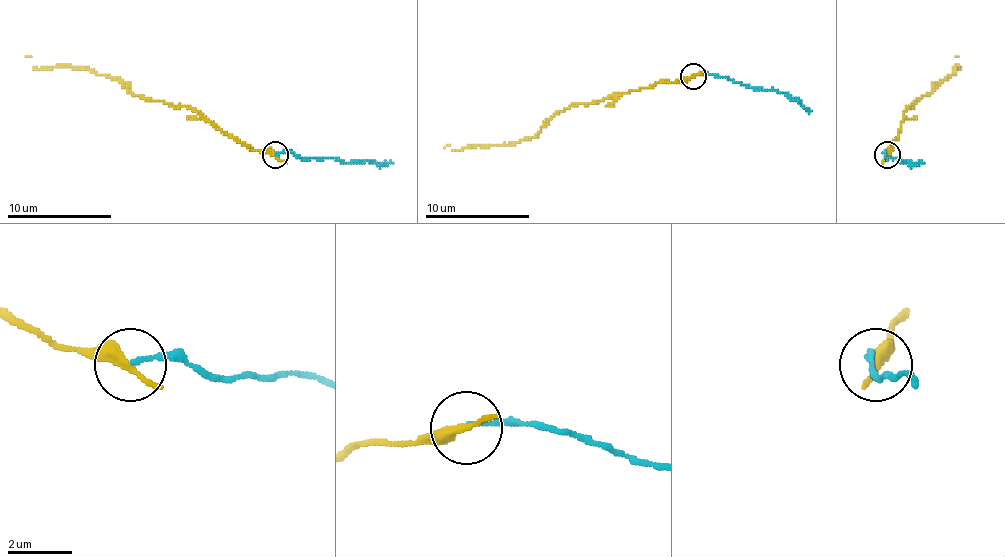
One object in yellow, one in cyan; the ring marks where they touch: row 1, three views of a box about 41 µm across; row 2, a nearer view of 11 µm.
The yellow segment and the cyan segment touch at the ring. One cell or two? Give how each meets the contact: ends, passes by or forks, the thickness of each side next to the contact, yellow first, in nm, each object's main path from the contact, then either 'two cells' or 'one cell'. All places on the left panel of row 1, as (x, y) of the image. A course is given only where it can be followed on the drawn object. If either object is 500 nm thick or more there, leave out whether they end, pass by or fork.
yellow ends there; cyan ends there; 360 nm thick on the yellow side, 120 nm on the other; yellow runs (276, 155), (237, 142), (184, 106), (132, 95), (114, 77), (88, 69), (36, 69), (31, 56), (25, 56); cyan runs (276, 155), (294, 153), (346, 163), (369, 160), (393, 163); two cells

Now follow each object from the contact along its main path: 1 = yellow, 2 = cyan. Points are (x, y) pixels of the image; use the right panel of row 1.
1: (887, 155), (914, 100), (929, 95), (955, 67), (960, 69), (955, 56), (958, 56)
2: (885, 155), (885, 153), (901, 163), (903, 160), (921, 163)

